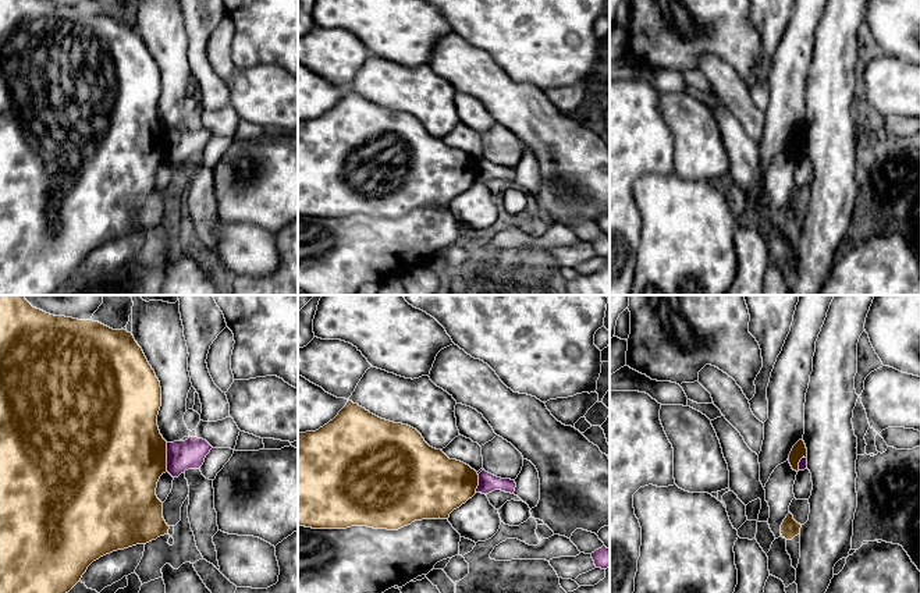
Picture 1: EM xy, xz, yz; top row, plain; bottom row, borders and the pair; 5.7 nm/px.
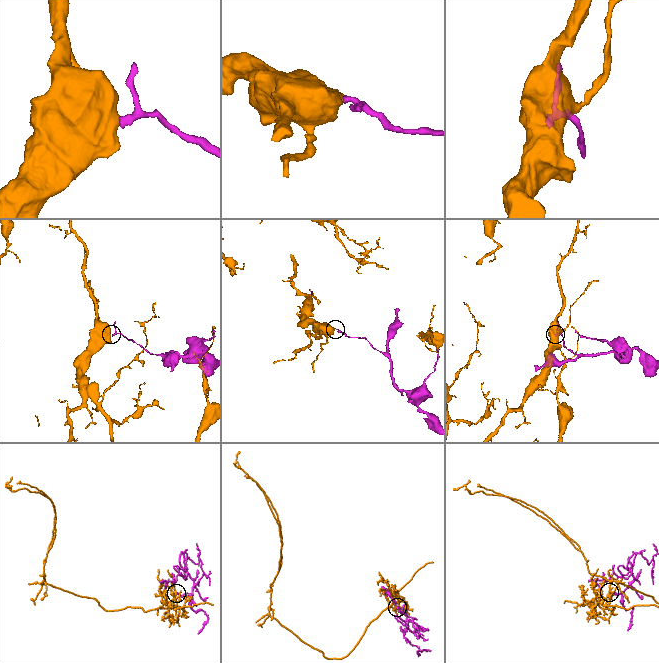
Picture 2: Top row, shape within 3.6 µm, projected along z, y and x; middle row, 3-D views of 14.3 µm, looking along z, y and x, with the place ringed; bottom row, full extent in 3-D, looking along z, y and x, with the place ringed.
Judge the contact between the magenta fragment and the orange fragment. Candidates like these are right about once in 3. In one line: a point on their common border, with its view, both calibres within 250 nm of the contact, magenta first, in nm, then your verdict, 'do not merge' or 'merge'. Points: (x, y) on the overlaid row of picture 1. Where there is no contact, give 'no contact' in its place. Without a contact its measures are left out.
meets magenta in xy at (167, 457); 180 nm thick on the magenta side, 480 nm on the other; do not merge

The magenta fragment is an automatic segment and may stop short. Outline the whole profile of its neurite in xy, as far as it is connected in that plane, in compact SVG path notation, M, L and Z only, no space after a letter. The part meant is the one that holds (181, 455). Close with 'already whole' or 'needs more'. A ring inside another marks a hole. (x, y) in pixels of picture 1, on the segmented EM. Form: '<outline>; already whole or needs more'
M203 438L167 443L167 472L178 477L188 469L200 469L213 447Z; already whole

